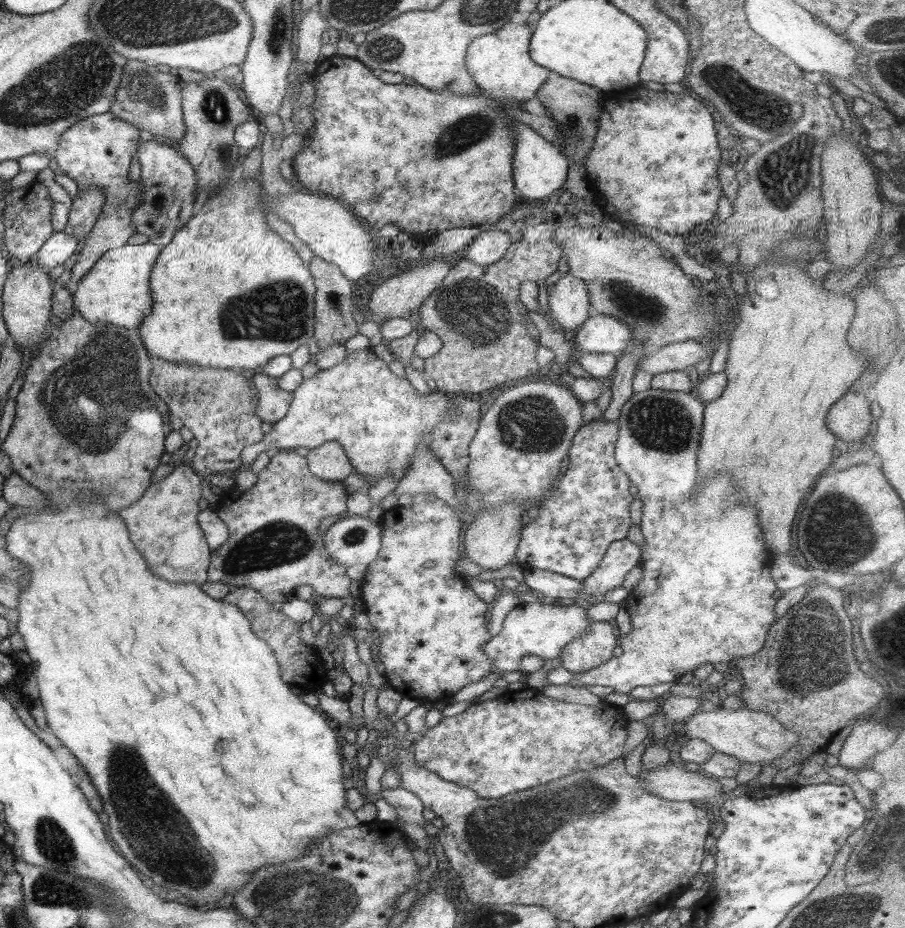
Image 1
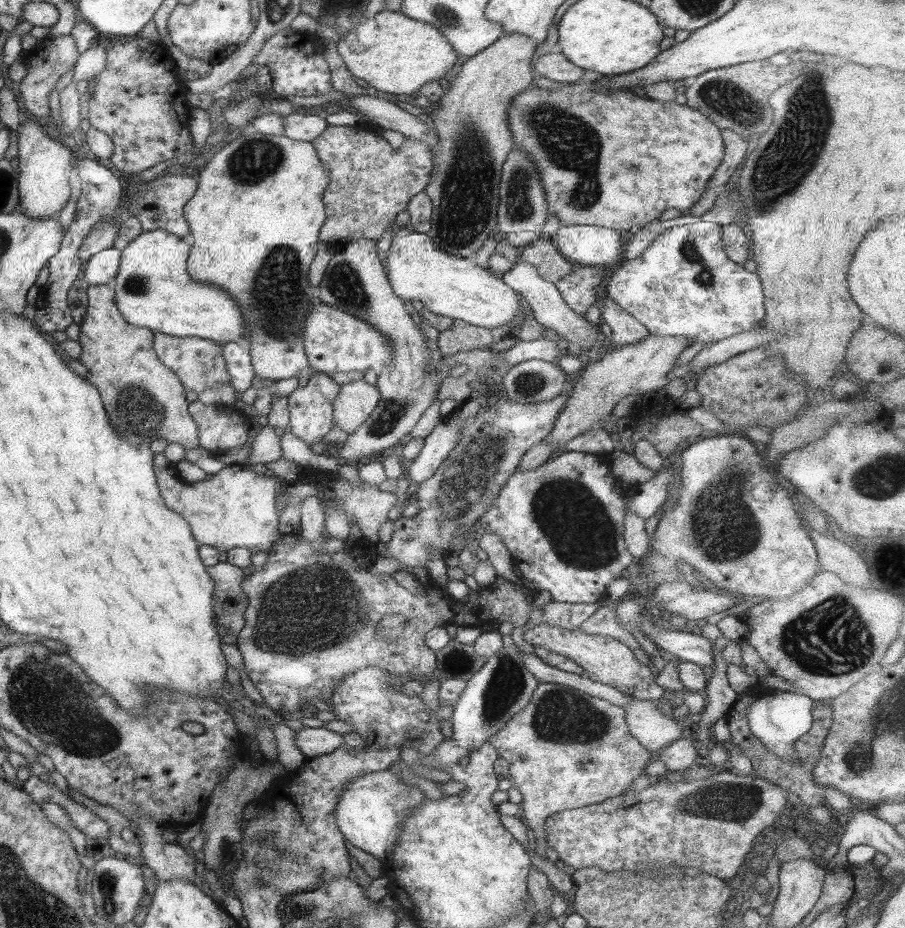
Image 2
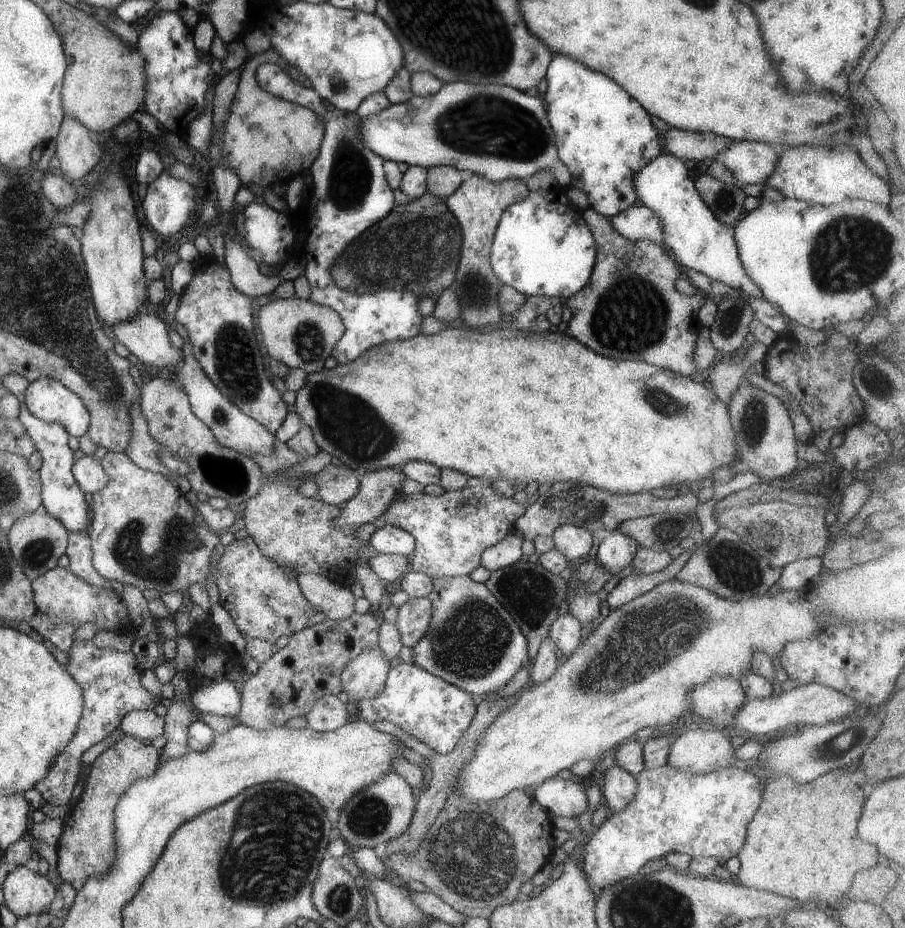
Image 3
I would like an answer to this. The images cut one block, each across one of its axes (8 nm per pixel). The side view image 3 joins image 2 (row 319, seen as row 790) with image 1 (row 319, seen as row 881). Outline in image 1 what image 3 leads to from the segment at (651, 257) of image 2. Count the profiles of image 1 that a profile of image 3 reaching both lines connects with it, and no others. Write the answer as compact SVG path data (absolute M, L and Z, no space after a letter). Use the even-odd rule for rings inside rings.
M594 313L581 323L573 338L573 344L581 355L619 355L631 342L631 330L622 320Z

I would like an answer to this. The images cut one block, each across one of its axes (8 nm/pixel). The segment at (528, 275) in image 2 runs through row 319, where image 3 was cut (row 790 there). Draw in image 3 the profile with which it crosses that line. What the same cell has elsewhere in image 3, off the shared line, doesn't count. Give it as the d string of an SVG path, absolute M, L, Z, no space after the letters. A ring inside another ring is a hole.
M557 777L545 780L533 792L533 800L551 816L577 817L586 808L585 781L575 778L560 780Z

